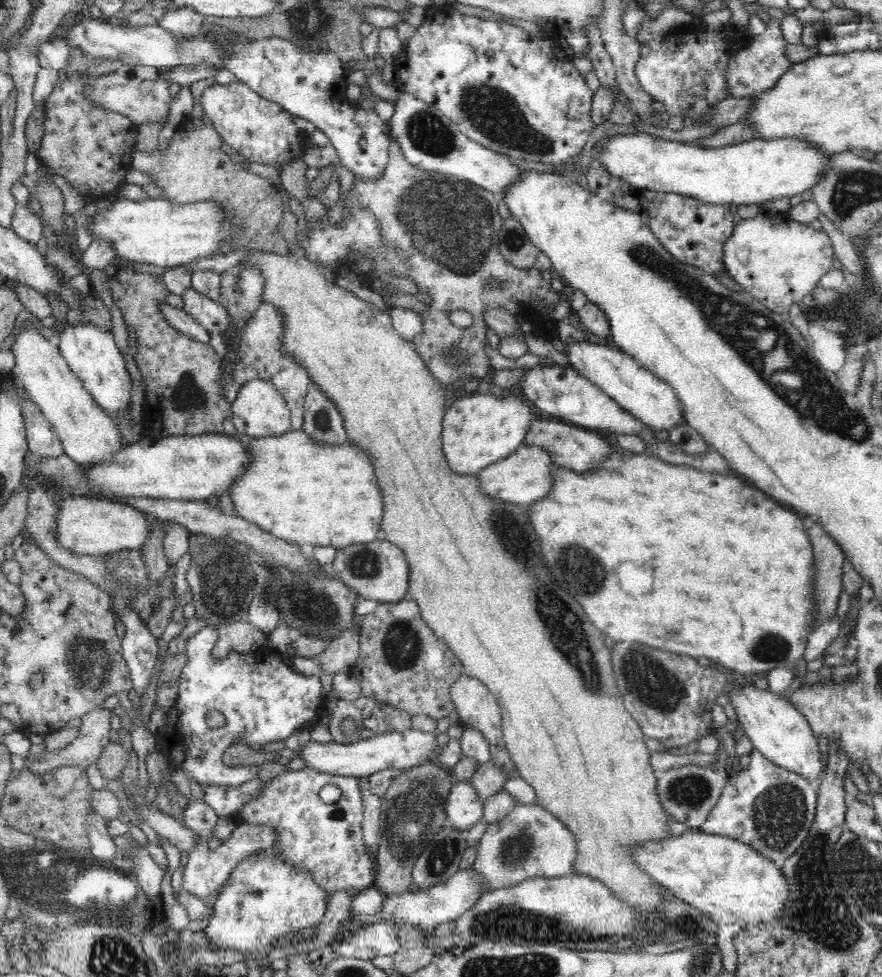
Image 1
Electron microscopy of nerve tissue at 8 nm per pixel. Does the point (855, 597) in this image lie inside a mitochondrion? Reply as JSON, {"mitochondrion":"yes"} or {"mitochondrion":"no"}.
{"mitochondrion":"no"}

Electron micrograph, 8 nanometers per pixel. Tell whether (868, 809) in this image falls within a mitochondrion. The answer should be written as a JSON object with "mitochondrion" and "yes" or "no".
{"mitochondrion":"no"}

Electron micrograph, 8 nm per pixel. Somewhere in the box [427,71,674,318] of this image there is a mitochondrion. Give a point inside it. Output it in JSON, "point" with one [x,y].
{"point":[490,110]}

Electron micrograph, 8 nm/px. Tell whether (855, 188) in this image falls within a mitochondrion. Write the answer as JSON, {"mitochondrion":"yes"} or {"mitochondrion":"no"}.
{"mitochondrion":"yes"}

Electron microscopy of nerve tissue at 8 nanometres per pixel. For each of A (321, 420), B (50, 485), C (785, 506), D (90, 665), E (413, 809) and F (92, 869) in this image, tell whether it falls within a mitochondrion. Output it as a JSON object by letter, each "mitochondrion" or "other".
{"A":"mitochondrion","B":"other","C":"other","D":"mitochondrion","E":"mitochondrion","F":"other"}

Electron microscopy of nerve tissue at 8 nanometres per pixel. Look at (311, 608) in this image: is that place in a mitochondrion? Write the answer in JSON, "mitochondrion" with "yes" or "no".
{"mitochondrion":"yes"}

